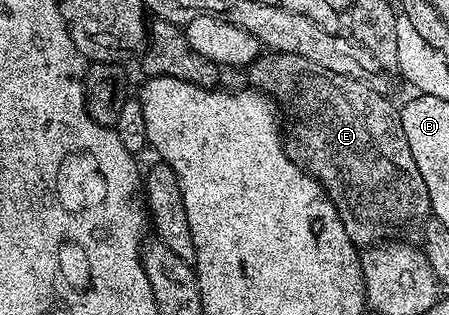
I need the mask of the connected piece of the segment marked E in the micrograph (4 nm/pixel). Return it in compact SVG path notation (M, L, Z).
M281 52L271 59L275 60L260 58L250 65L250 83L295 115L291 124L291 140L289 136L285 144L289 158L325 190L351 241L356 246L374 246L398 237L395 236L398 232L413 227L415 223L426 221L431 216L429 190L425 190L421 170L417 170L409 142L405 142L399 108L391 105L383 97L384 93L372 88L367 81L333 74L333 70L316 70L303 56Z

